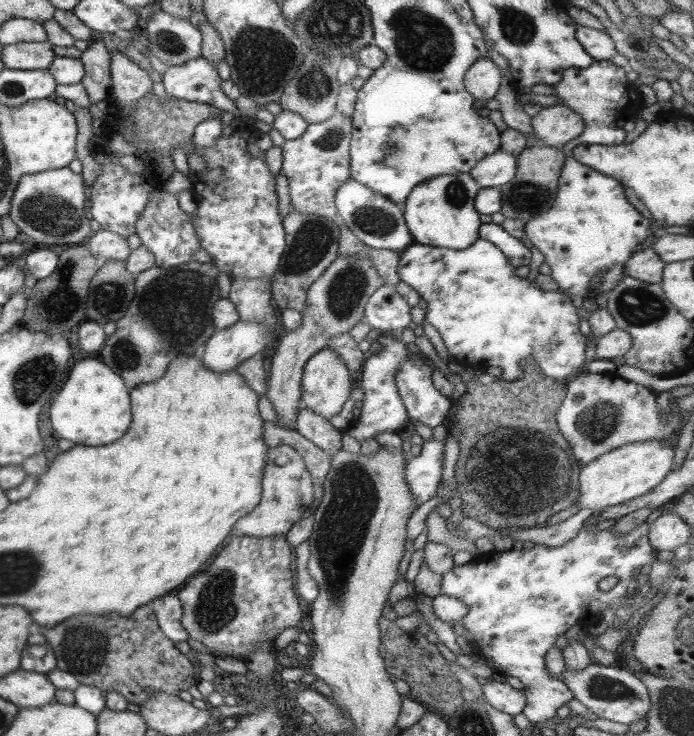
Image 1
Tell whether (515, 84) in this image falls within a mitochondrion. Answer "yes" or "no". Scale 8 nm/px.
no

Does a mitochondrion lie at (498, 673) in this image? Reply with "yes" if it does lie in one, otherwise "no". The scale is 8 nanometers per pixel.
no

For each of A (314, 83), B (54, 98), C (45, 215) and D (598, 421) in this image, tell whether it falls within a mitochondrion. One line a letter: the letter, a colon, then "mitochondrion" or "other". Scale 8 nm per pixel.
A: mitochondrion
B: other
C: mitochondrion
D: mitochondrion

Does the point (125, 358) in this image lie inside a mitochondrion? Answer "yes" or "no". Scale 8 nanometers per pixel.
yes

